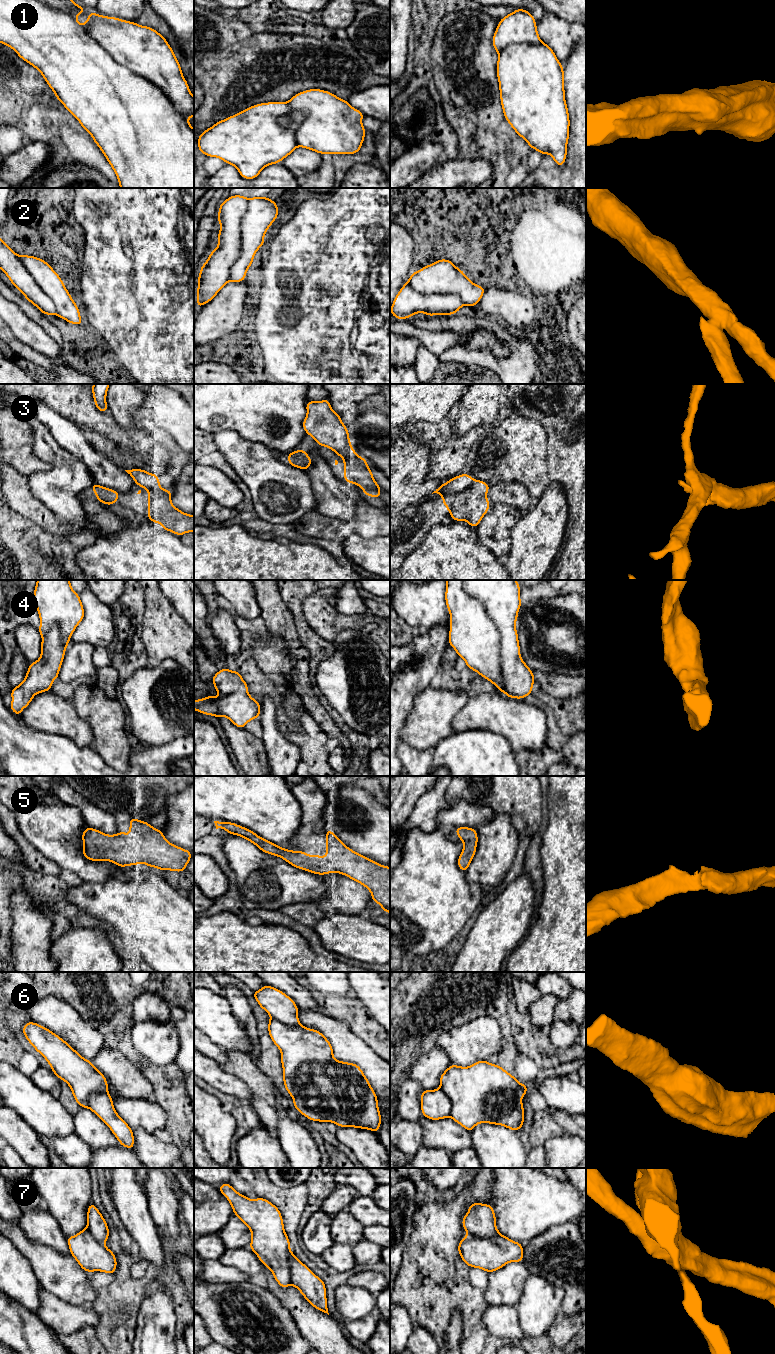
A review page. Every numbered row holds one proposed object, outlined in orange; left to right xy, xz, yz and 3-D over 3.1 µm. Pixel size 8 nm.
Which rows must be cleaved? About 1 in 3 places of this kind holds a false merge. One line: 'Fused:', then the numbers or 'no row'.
Fused: 2, 3

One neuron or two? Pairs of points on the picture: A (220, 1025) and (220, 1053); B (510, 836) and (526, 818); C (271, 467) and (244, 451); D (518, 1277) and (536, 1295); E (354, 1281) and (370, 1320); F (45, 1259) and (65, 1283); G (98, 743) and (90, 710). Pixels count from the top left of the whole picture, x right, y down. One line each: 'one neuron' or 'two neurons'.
A: two neurons
B: two neurons
C: one neuron
D: two neurons
E: two neurons
F: one neuron
G: one neuron

